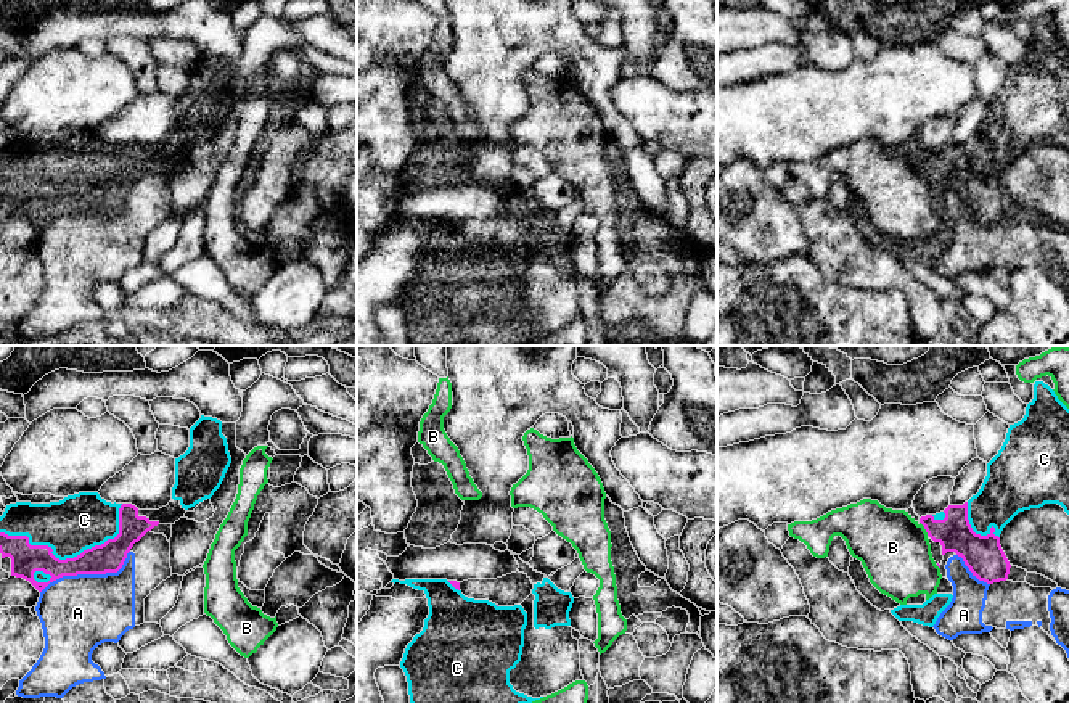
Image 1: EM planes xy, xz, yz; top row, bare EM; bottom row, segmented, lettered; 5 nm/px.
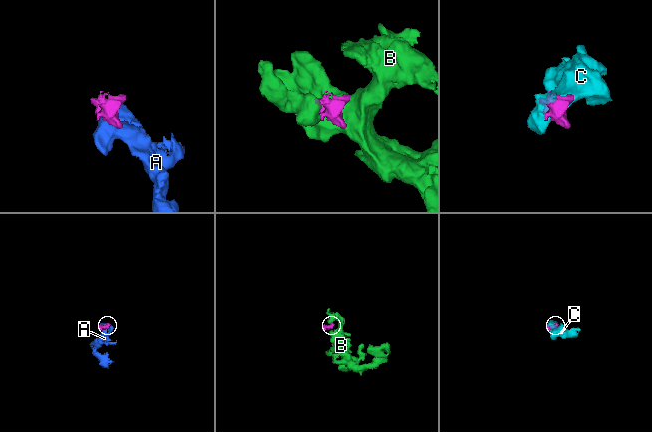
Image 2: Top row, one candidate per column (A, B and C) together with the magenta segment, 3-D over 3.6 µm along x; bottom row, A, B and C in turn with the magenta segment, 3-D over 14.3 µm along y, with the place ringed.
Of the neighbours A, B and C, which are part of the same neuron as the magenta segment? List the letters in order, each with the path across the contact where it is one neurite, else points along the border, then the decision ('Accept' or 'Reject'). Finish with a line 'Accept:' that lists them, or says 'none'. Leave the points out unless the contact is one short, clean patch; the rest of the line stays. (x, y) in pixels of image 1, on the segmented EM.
A: Reject
B: Boundary: yz (920, 522), (928, 534). Reject
C: Accept
Accept: C

